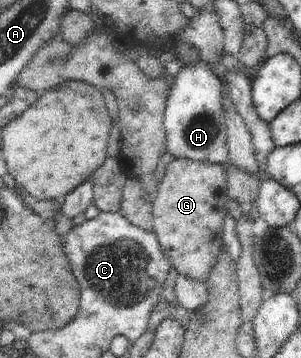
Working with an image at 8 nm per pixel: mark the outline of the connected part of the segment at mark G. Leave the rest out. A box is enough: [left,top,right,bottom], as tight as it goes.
[153,158,231,282]

